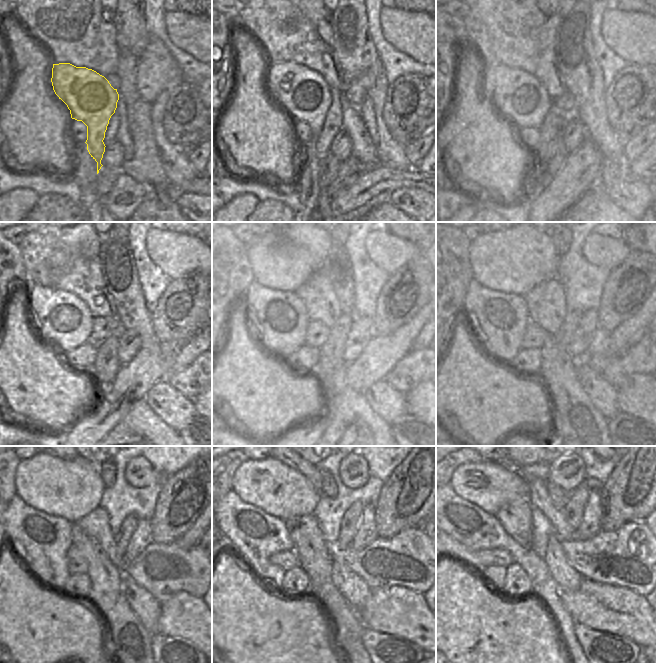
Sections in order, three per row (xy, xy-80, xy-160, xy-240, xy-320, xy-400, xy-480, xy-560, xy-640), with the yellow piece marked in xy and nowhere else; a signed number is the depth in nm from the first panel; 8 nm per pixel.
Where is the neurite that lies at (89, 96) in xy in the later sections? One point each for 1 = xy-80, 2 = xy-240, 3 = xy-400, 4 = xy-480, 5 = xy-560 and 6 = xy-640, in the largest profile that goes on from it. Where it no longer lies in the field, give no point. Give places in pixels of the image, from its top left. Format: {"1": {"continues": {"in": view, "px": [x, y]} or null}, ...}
{"1": {"continues": {"in": "xy-80", "px": [301, 92]}}, "2": {"continues": {"in": "xy-240", "px": [61, 318]}}, "3": {"continues": {"in": "xy-400", "px": [500, 319]}}, "4": {"continues": {"in": "xy-480", "px": [43, 540]}}, "5": {"continues": {"in": "xy-560", "px": [248, 530]}}, "6": {"continues": {"in": "xy-640", "px": [468, 524]}}}

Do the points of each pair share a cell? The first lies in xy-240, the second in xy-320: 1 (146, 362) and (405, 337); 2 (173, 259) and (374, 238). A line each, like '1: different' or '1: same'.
1: same
2: same

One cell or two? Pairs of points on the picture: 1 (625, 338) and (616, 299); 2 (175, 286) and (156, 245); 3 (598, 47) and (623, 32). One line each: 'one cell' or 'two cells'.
1: two cells
2: two cells
3: two cells

